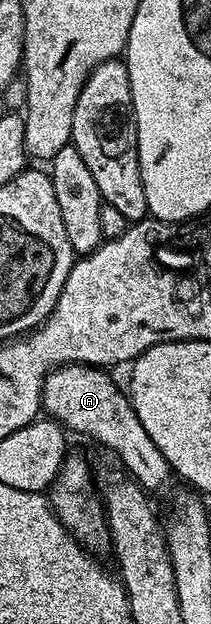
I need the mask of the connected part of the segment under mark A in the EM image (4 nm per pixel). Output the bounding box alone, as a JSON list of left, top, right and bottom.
[42,365,174,494]

